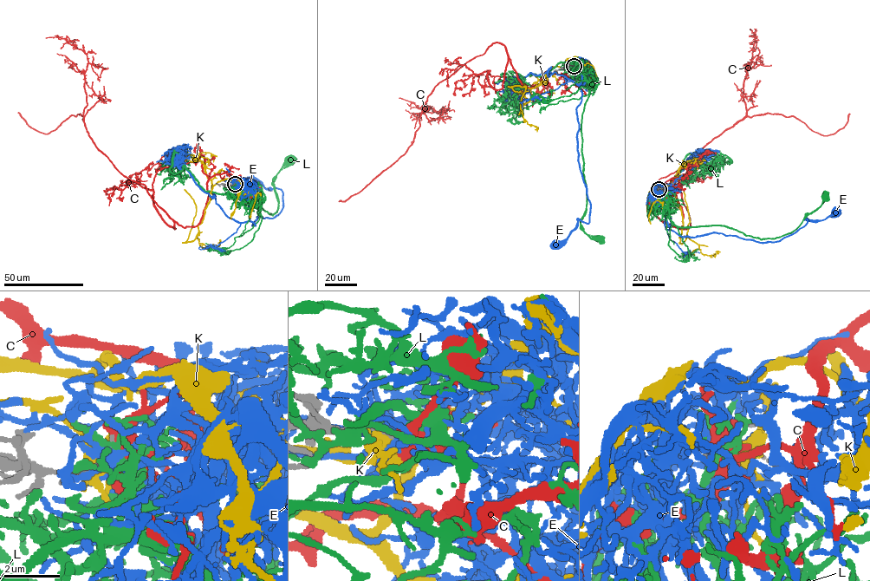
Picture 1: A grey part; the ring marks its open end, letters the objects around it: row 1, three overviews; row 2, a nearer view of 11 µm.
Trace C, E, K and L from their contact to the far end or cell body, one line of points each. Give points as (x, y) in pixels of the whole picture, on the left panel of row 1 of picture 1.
C: (235, 183), (214, 174), (201, 221), (184, 227), (100, 151), (81, 114), (45, 133), (18, 112)
E: (234, 184), (238, 183), (255, 225), (257, 216), (279, 213), (283, 193), (252, 180)
K: (233, 184), (223, 179), (212, 186), (198, 233), (186, 242), (196, 206), (185, 189)
L: (235, 184), (241, 195), (258, 209), (258, 214), (262, 208), (273, 214), (279, 204), (274, 177), (290, 161)

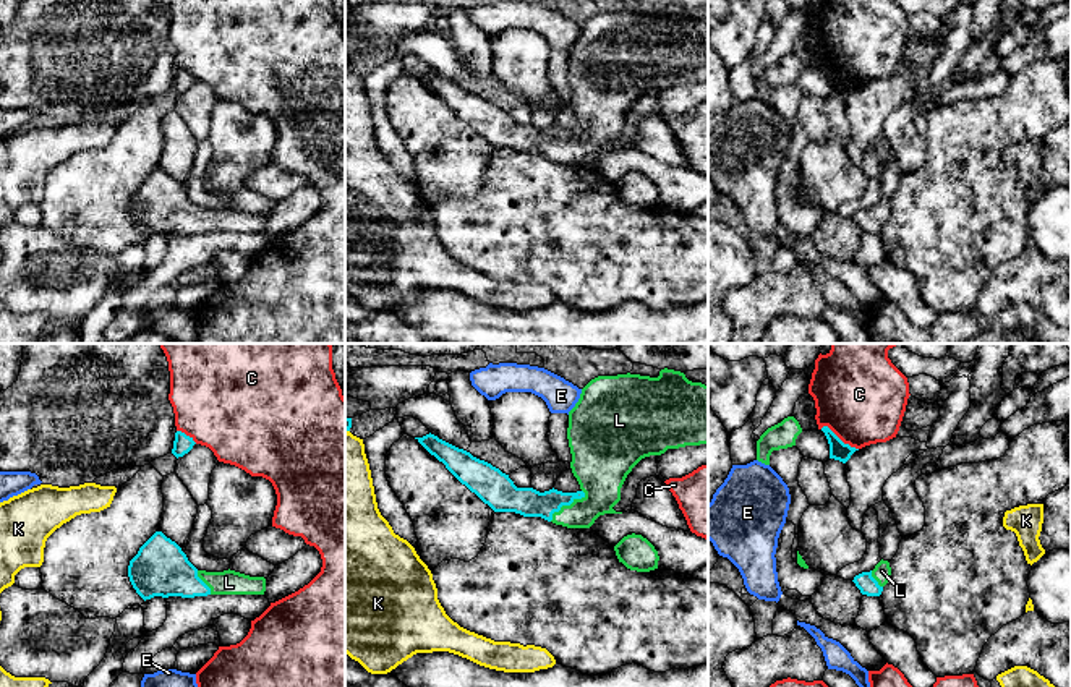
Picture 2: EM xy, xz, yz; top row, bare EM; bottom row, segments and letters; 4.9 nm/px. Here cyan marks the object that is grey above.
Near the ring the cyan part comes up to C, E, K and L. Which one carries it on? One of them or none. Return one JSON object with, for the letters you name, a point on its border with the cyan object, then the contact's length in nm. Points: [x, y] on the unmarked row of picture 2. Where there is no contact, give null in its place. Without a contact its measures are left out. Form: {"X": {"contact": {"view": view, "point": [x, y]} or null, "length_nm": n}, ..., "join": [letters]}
{"L": {"contact": {"view": "xz", "point": [566, 141]}, "length_nm": 240}, "join": ["L"]}

